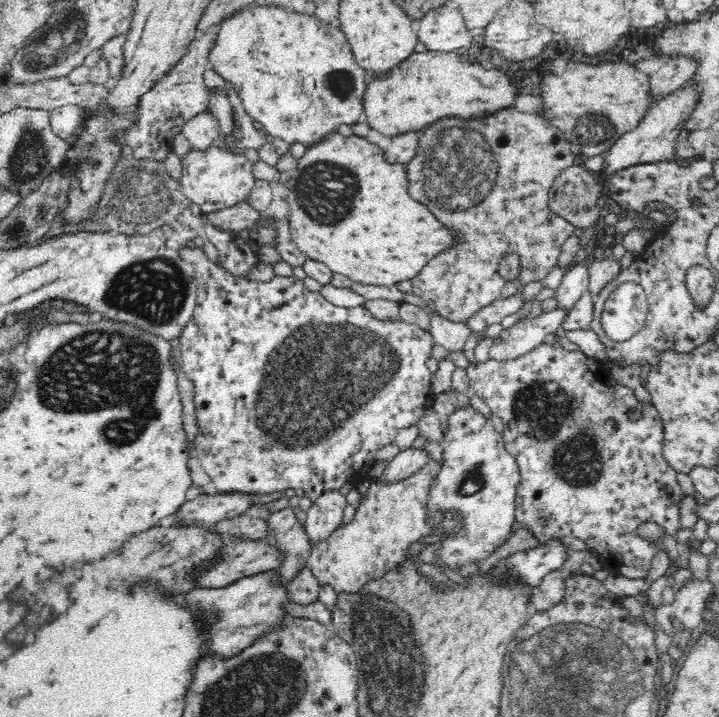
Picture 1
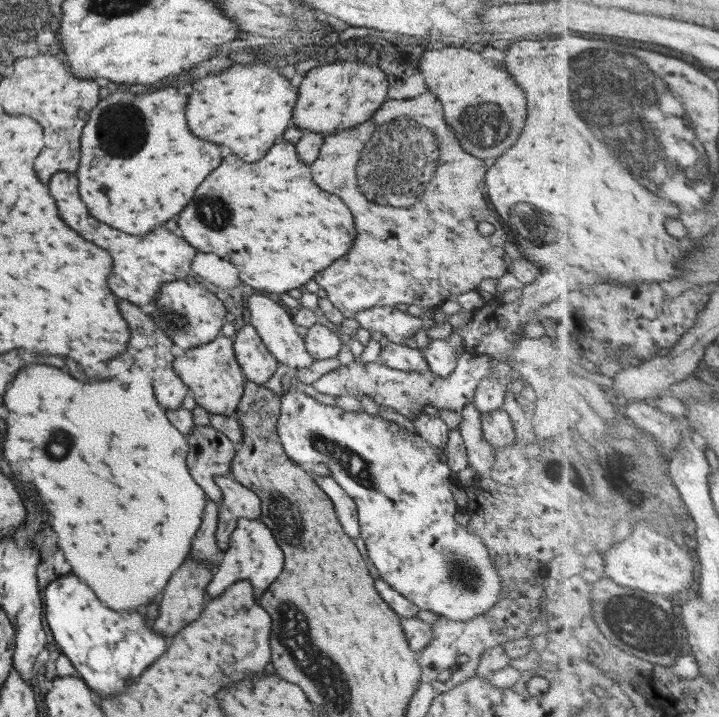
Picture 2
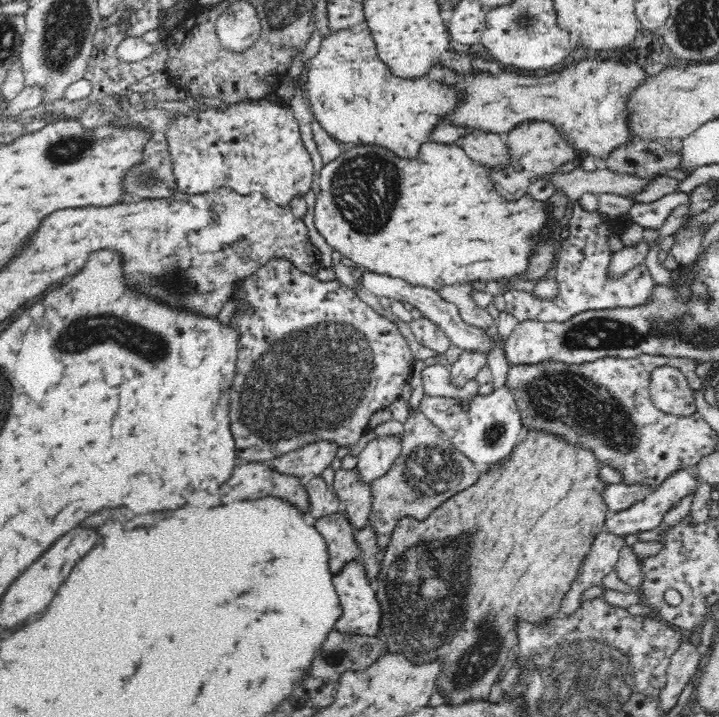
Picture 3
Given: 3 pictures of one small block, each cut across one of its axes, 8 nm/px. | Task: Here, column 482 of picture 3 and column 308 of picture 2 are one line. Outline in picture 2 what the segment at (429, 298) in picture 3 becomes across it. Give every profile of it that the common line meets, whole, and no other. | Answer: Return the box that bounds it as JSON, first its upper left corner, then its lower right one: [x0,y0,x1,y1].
[303,323,341,361]

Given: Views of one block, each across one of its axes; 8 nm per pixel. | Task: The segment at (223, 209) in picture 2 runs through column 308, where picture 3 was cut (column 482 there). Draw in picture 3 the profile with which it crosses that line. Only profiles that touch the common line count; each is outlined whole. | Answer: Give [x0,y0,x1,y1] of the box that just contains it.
[309,142,555,290]

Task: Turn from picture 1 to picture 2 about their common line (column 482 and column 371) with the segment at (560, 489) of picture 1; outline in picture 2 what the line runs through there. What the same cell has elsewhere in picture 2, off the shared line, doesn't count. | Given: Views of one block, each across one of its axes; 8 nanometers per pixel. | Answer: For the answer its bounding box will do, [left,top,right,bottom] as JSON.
[312,351,492,421]

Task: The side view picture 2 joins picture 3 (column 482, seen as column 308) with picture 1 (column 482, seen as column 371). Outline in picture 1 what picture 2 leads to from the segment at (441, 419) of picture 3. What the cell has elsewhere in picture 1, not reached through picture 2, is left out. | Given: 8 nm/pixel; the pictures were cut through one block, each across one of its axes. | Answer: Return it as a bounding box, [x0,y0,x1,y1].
[428,405,520,572]

